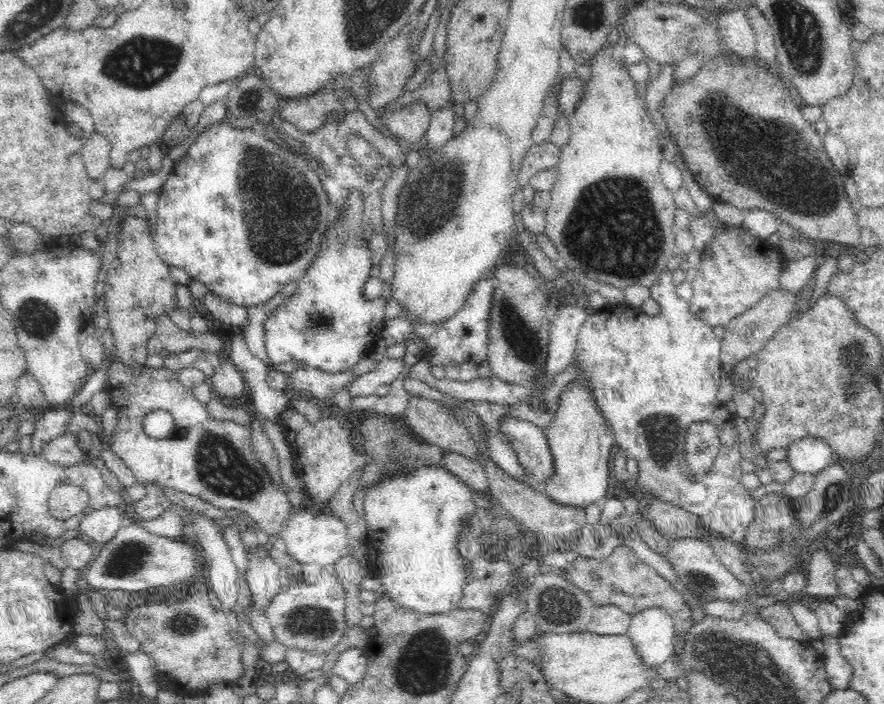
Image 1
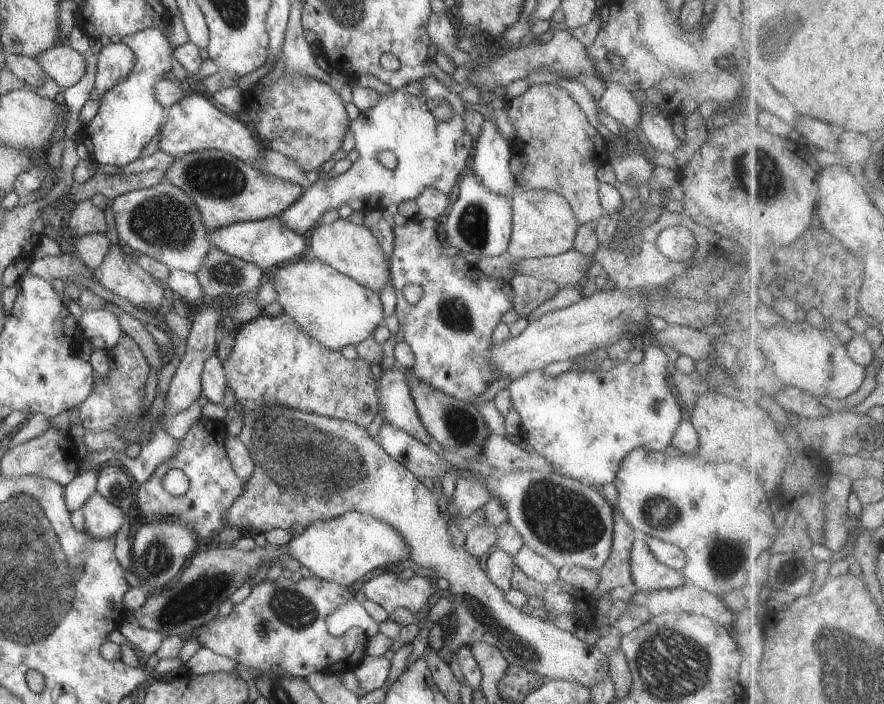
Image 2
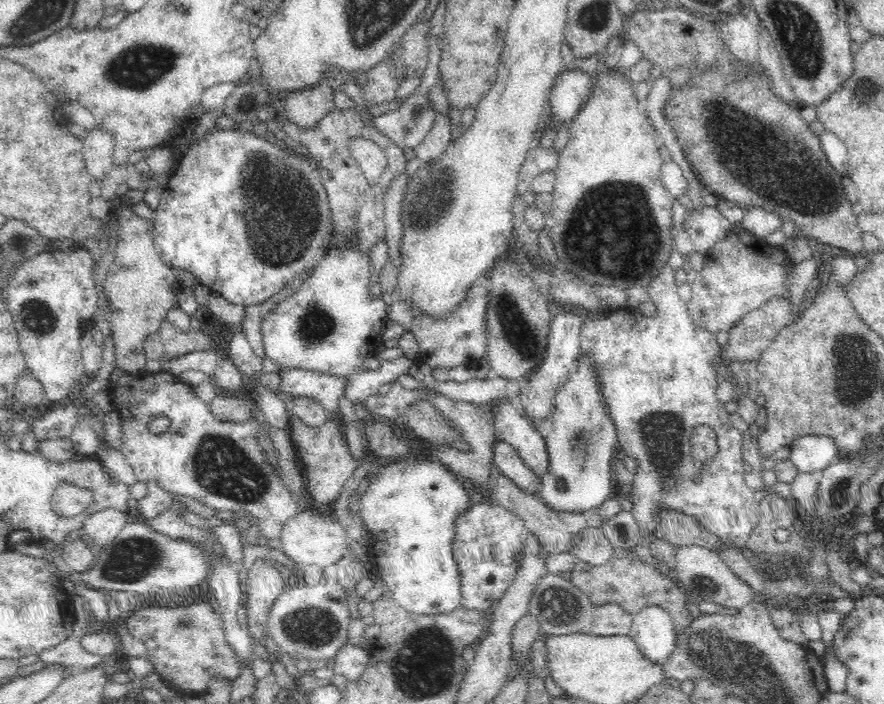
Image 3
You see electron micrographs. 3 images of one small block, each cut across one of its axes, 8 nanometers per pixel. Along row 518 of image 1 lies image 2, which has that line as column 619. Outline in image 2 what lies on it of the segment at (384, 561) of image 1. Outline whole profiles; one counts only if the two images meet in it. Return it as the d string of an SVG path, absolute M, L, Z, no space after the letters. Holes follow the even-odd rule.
M648 342L647 349L643 352L643 360L639 365L632 364L629 360L626 360L622 363L614 365L608 371L603 369L573 369L556 376L547 376L544 374L543 369L536 369L523 374L521 377L512 380L512 382L507 386L508 392L510 392L511 400L513 401L513 407L516 409L516 412L521 418L522 437L525 440L529 440L535 452L540 456L545 457L545 459L553 466L554 472L558 474L562 474L565 477L577 480L578 482L590 485L591 487L597 487L599 489L609 482L614 482L622 459L630 451L642 446L651 451L664 453L666 448L671 445L671 440L674 436L675 430L683 420L681 410L683 405L681 404L681 401L674 396L673 390L669 384L668 361L669 359L666 356L666 353L662 351L658 344Z

